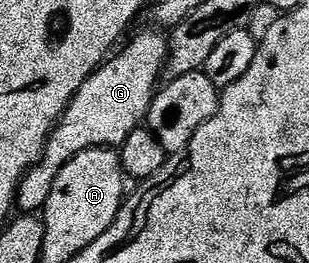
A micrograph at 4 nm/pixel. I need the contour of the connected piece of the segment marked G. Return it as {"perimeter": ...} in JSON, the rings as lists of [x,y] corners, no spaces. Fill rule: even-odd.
{"perimeter":[[[156,31],[134,35],[127,40],[128,48],[125,51],[117,50],[100,70],[94,72],[64,110],[64,115],[48,139],[43,159],[31,167],[26,178],[20,182],[18,207],[21,212],[43,212],[58,173],[78,153],[95,147],[118,149],[126,137],[130,137],[130,133],[134,133],[134,129],[147,120],[152,98],[156,96],[158,84],[166,71],[168,39]]]}

